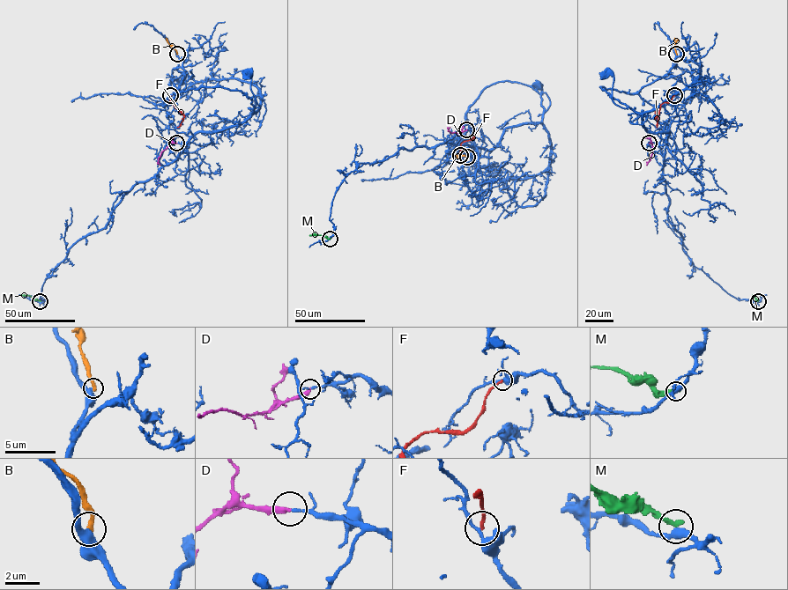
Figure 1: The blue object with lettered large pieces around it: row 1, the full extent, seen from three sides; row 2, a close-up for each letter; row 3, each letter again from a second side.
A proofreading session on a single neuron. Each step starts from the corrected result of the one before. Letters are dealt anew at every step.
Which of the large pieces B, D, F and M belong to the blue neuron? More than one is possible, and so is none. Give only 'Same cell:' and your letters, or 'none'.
Same cell: D

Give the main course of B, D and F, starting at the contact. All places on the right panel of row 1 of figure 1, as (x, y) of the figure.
B: (676, 54), (674, 38)
D: (649, 143), (651, 143), (652, 152), (646, 165)
F: (674, 95), (668, 102), (660, 105), (657, 127)

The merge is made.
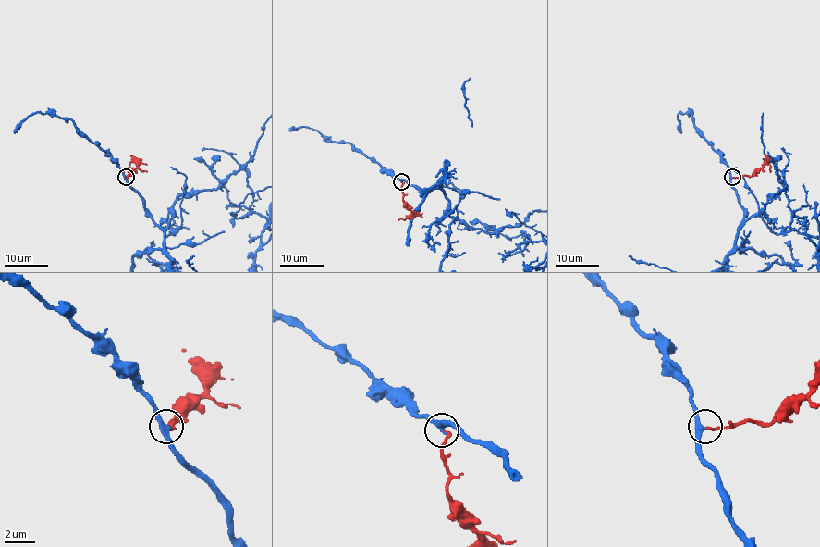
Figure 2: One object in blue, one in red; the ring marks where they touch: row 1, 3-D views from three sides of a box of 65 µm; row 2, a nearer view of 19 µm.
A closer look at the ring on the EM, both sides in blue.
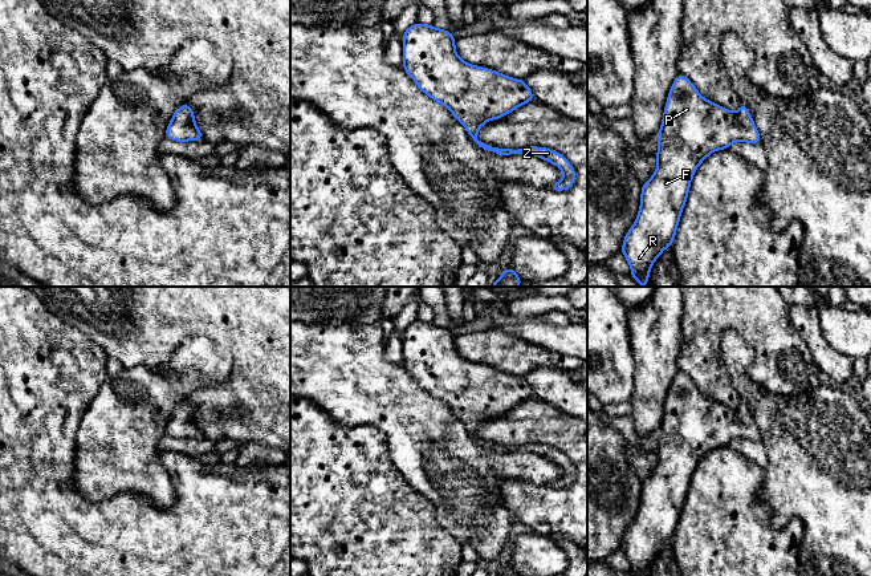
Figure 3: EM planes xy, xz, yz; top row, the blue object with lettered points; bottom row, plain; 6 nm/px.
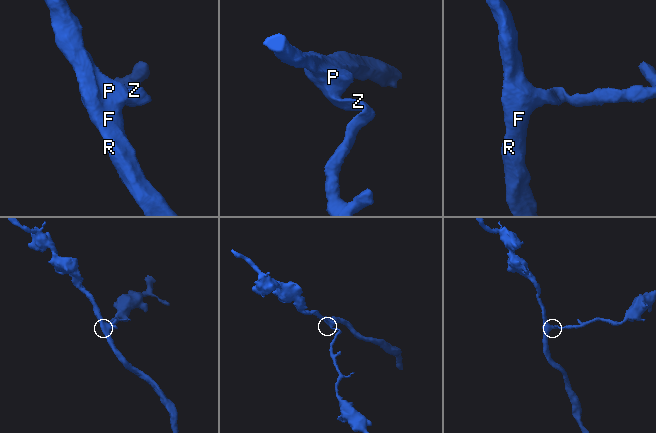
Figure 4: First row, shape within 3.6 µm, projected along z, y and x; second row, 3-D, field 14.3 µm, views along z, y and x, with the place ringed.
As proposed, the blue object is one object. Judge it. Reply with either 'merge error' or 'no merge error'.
no merge error

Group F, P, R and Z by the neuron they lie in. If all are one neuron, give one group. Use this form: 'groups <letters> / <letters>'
groups F P R Z

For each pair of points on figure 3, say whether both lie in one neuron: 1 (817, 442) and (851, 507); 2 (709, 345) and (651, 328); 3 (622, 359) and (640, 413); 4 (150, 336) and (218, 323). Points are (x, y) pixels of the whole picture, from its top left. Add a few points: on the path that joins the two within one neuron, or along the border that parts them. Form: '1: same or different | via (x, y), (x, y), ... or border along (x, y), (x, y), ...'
1: same | via (822, 458), (823, 466), (843, 491)
2: different | border along (683, 307), (682, 349), (678, 368)
3: different | border along (633, 359), (634, 393), (629, 400)
4: same | via (167, 328), (176, 323), (200, 323)

